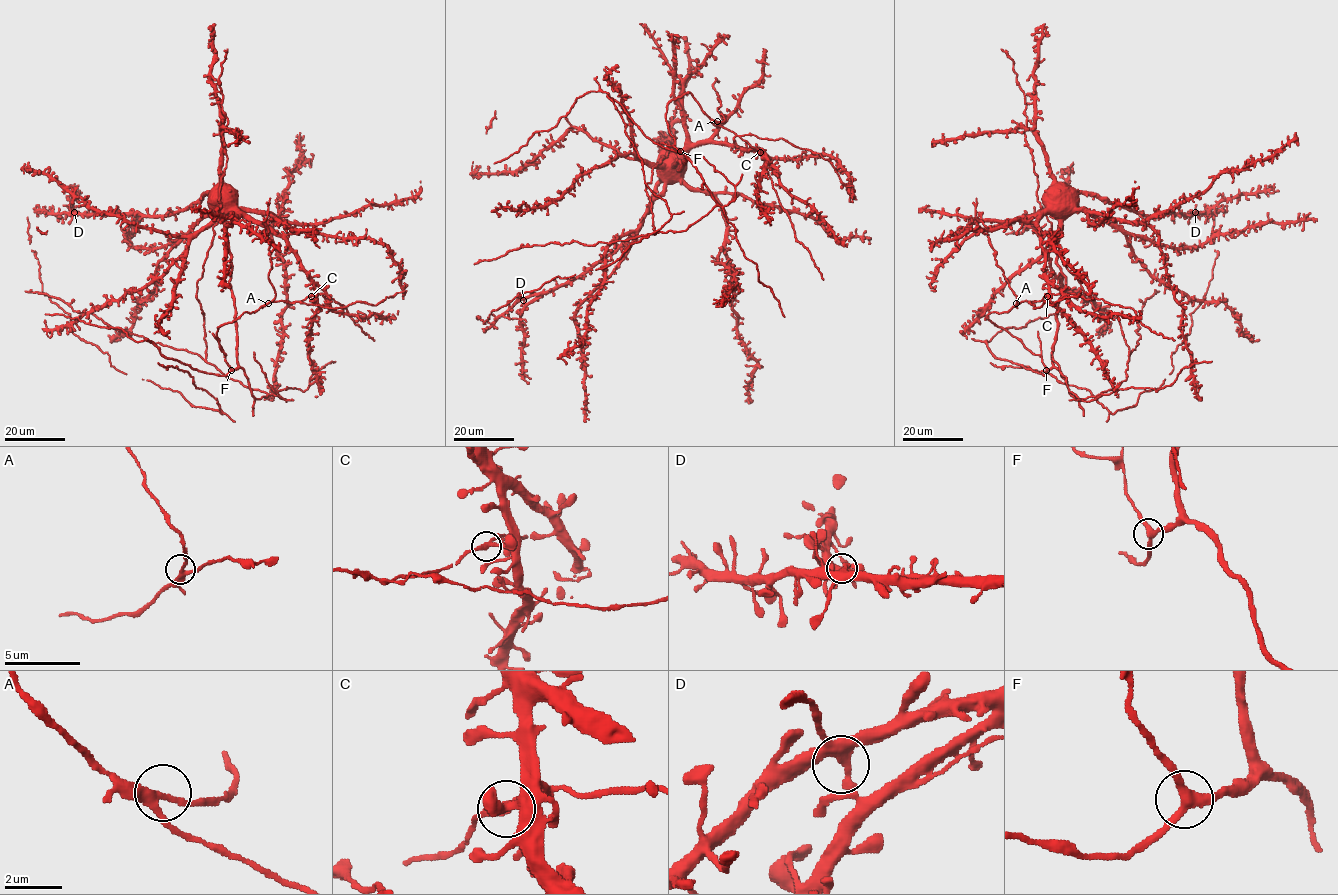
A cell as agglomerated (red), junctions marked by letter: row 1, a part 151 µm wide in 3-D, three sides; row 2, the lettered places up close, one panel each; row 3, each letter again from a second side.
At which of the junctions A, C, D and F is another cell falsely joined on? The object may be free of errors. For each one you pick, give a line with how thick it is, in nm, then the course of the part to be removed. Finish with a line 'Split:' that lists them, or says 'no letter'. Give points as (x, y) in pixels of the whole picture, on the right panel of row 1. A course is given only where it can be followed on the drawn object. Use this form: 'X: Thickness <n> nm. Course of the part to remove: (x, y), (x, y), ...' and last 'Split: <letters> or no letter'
Split: no letter

